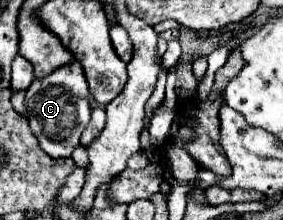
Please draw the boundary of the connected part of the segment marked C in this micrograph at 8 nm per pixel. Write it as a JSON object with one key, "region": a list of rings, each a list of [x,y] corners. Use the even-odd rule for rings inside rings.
{"region":[[[74,60],[56,68],[52,74],[34,80],[26,90],[26,108],[30,128],[36,134],[40,148],[50,158],[68,158],[78,146],[82,130],[90,122],[90,92],[82,66]]]}

